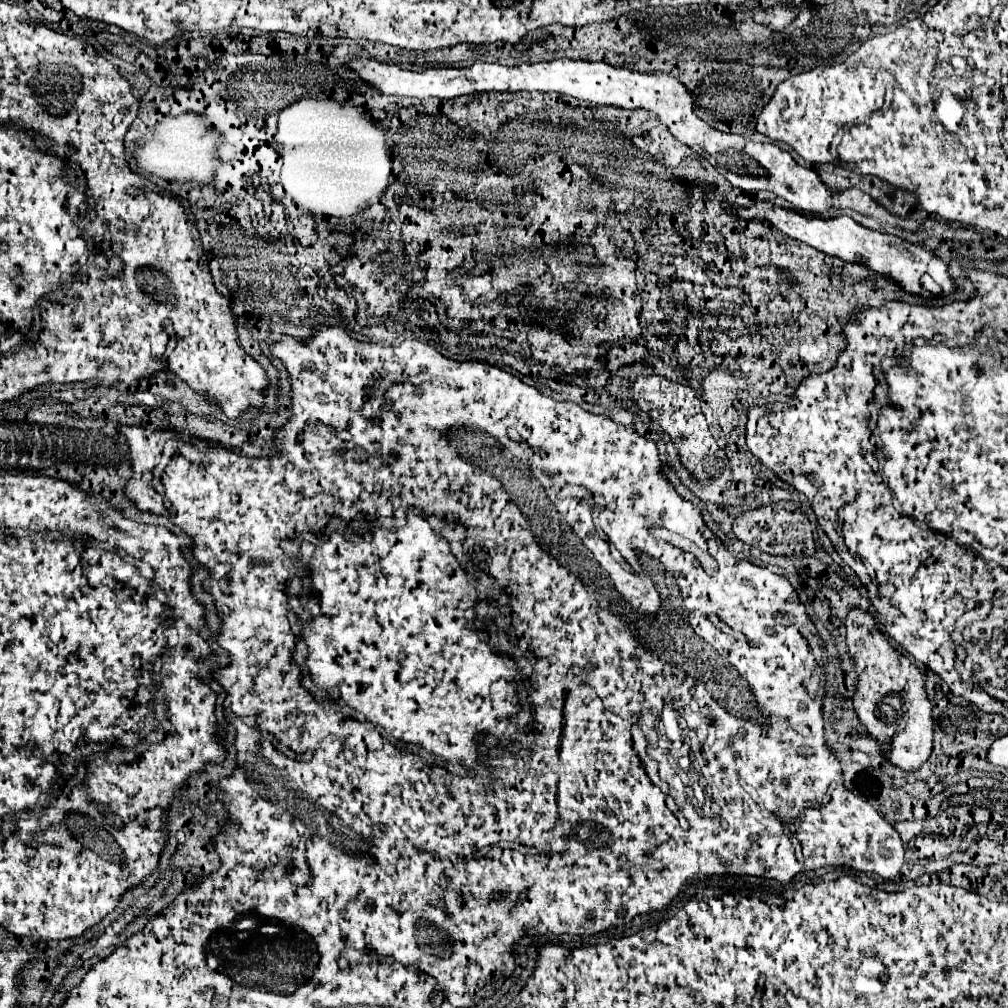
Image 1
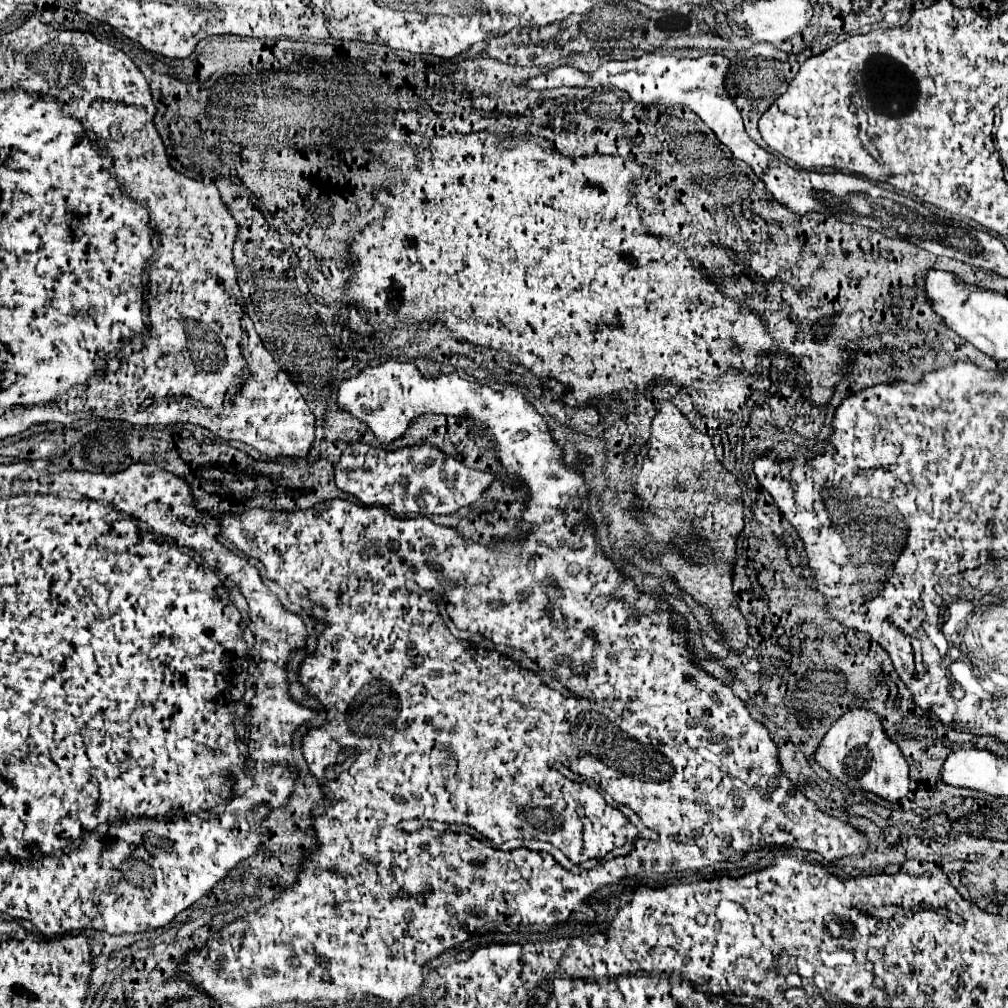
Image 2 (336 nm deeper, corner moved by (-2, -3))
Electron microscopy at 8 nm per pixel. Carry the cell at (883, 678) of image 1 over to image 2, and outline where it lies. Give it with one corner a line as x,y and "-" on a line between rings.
852,709
832,723
816,749
816,763
852,789
864,789
890,803
900,801
910,789
908,763
894,741
888,739
880,719
866,709

